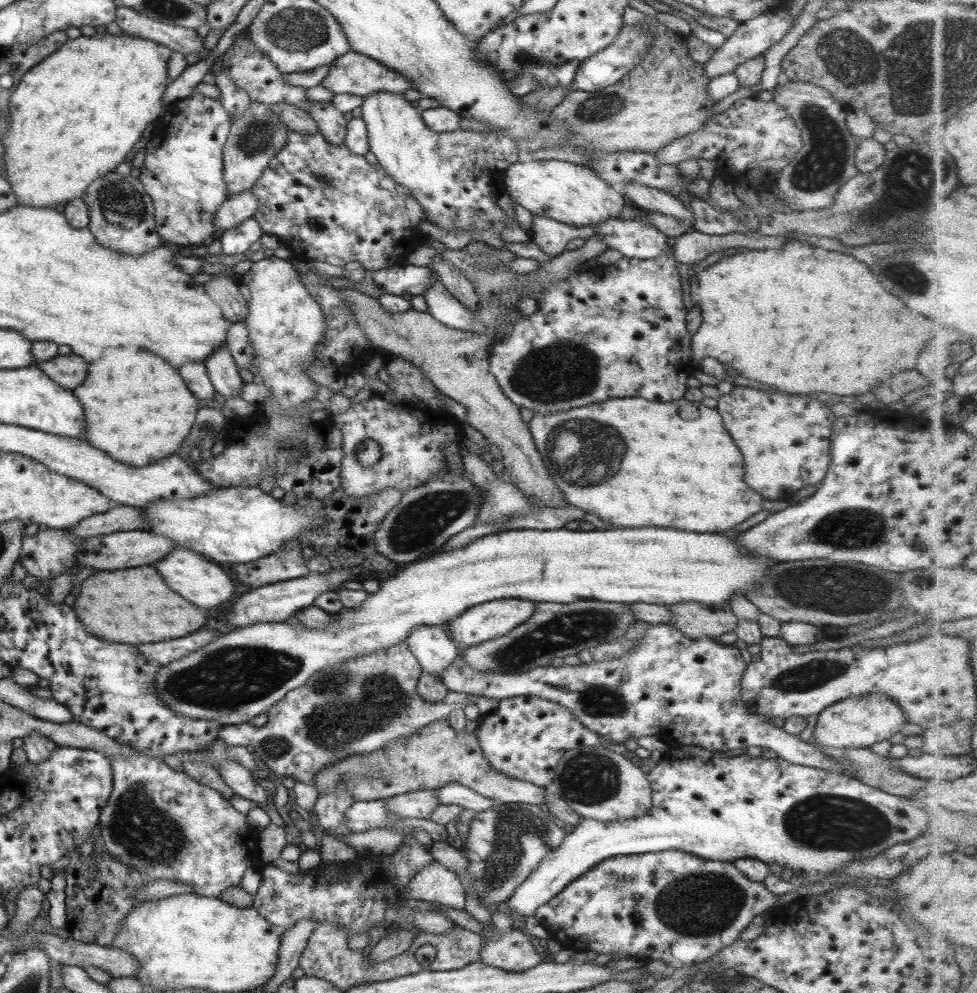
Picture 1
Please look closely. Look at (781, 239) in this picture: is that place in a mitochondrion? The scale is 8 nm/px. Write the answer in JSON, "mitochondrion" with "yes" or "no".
{"mitochondrion":"no"}

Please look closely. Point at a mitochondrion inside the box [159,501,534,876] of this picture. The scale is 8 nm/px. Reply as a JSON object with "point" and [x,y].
{"point":[351,709]}

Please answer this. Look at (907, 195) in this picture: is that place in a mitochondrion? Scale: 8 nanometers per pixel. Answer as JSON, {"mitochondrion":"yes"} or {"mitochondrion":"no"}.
{"mitochondrion":"yes"}

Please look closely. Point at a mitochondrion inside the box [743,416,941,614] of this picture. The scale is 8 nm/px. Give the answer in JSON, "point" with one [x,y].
{"point":[851,529]}

